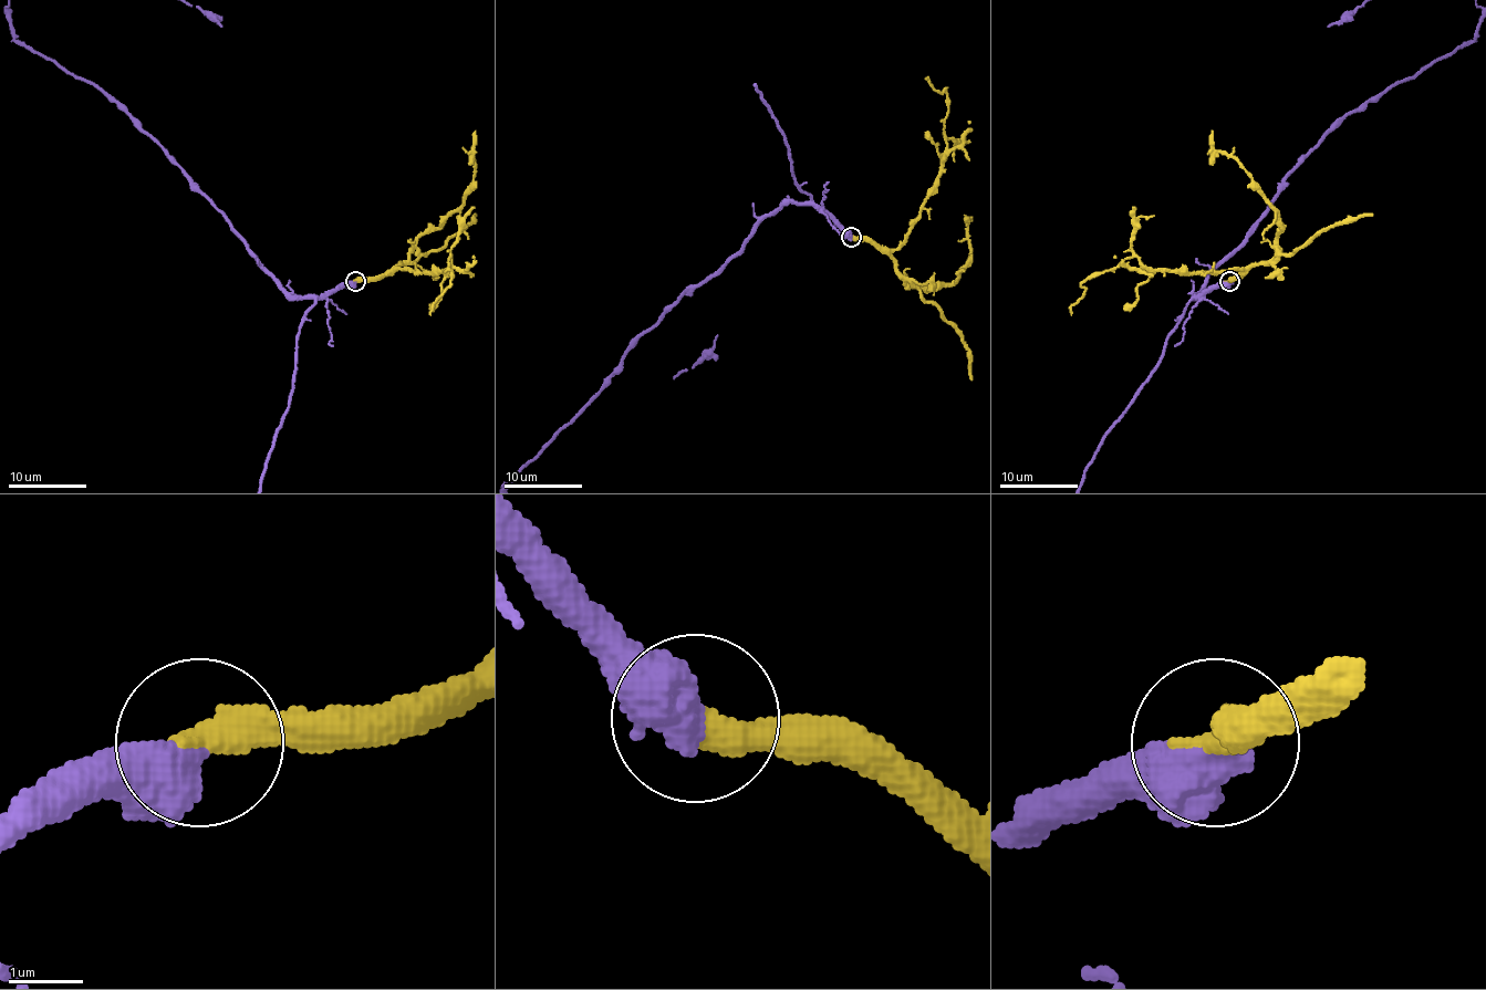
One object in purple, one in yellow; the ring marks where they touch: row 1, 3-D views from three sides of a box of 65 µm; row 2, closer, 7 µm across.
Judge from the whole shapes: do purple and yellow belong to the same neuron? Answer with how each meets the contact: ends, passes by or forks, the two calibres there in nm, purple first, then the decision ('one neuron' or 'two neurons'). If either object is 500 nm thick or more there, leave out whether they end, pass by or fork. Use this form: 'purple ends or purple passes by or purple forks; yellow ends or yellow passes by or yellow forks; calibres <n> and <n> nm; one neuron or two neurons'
calibres 700 and 480 nm; one neuron

